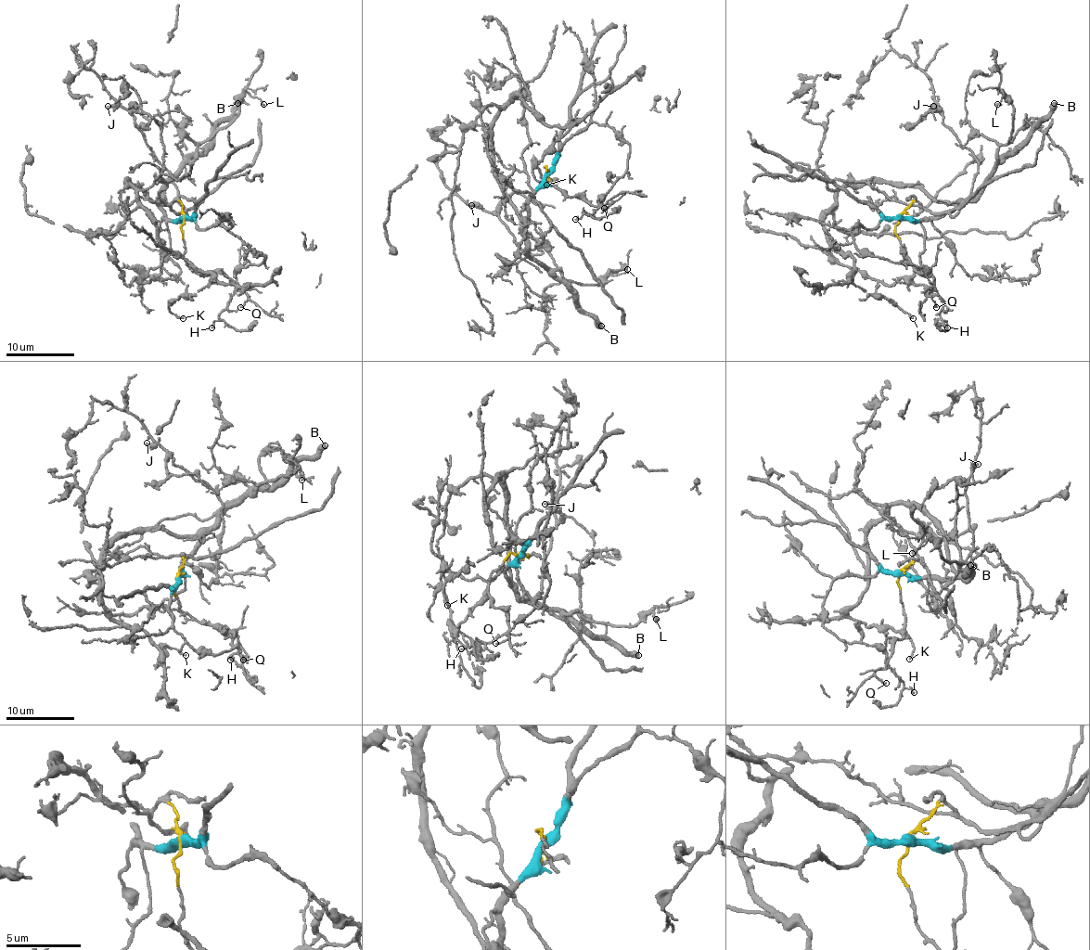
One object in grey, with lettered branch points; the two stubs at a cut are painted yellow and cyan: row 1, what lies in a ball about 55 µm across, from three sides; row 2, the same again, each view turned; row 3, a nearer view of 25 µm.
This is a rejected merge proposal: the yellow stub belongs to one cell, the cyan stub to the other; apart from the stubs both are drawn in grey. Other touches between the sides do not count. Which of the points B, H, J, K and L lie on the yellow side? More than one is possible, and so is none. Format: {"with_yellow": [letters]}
{"with_yellow": ["H", "J"]}

